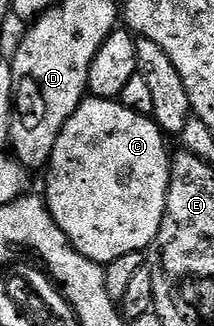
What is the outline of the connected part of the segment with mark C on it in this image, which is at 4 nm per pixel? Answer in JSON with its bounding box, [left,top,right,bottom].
[46,98,170,265]

